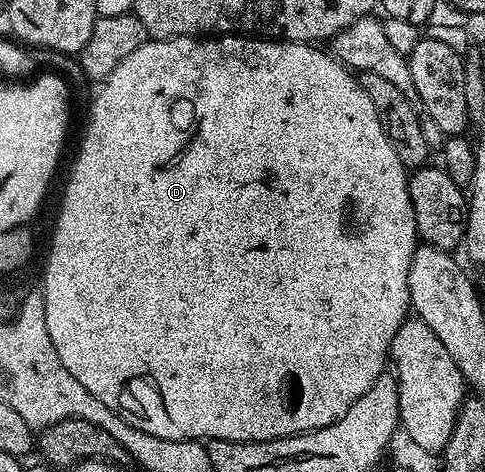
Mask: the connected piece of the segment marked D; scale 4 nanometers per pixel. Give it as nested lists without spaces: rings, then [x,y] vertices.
[[[208,35],[208,36],[205,36],[205,37],[161,37],[161,38],[159,38],[159,39],[149,39],[149,40],[147,40],[147,41],[145,41],[145,43],[144,43],[144,45],[143,45],[143,46],[142,46],[142,47],[138,47],[138,51],[130,51],[130,55],[126,55],[126,59],[122,59],[122,63],[118,63],[118,67],[114,67],[114,71],[110,71],[110,75],[109,75],[109,76],[108,76],[108,77],[106,77],[106,78],[104,78],[104,80],[103,80],[103,82],[102,82],[102,84],[101,84],[101,85],[100,85],[100,86],[99,86],[99,88],[97,88],[97,89],[100,89],[100,88],[101,88],[101,89],[100,89],[100,90],[98,90],[98,91],[97,91],[97,93],[96,93],[96,98],[94,98],[94,99],[93,99],[93,101],[92,101],[92,106],[90,106],[90,107],[89,107],[89,109],[88,109],[88,126],[86,126],[86,127],[85,127],[85,129],[84,129],[84,138],[82,138],[82,139],[81,139],[81,141],[80,141],[80,150],[78,150],[78,151],[77,151],[77,153],[76,153],[76,162],[74,162],[74,163],[73,163],[73,165],[72,165],[72,174],[70,174],[70,175],[69,175],[69,177],[68,177],[68,186],[66,186],[66,187],[65,187],[65,189],[64,189],[64,198],[62,198],[62,199],[61,199],[61,201],[60,201],[60,214],[58,214],[58,215],[57,215],[57,217],[56,217],[56,230],[54,230],[54,231],[53,231],[53,233],[52,233],[52,250],[50,250],[50,251],[49,251],[49,253],[48,253],[48,262],[46,262],[46,263],[45,263],[45,265],[44,265],[44,267],[43,267],[43,266],[42,266],[42,274],[43,274],[43,286],[44,286],[44,306],[45,306],[45,307],[46,307],[46,331],[50,331],[50,343],[54,343],[54,351],[58,351],[58,359],[62,359],[62,367],[66,367],[66,371],[70,371],[70,375],[74,375],[74,379],[78,379],[78,383],[82,383],[82,387],[86,387],[86,391],[90,391],[90,395],[94,395],[94,399],[98,399],[98,403],[106,403],[106,407],[110,407],[110,411],[114,411],[114,412],[115,412],[115,413],[117,413],[117,414],[118,414],[118,415],[122,415],[122,419],[126,419],[126,423],[130,423],[130,427],[138,427],[138,431],[146,431],[146,435],[158,435],[158,439],[178,439],[178,440],[179,440],[179,441],[200,441],[200,440],[201,440],[201,439],[211,439],[211,440],[214,440],[214,441],[217,441],[217,440],[218,440],[218,439],[226,439],[226,440],[227,440],[227,441],[273,441],[273,439],[274,439],[274,438],[276,438],[276,437],[293,437],[293,436],[294,436],[294,435],[295,435],[295,434],[296,434],[296,433],[308,433],[308,432],[309,432],[309,431],[311,431],[311,430],[312,430],[312,429],[321,429],[321,428],[322,428],[322,427],[326,427],[326,426],[327,426],[327,425],[332,425],[332,424],[334,424],[334,423],[335,423],[335,421],[337,421],[337,420],[338,420],[338,419],[342,419],[342,415],[346,415],[346,411],[350,411],[350,407],[354,407],[354,403],[358,403],[358,399],[362,399],[362,395],[366,395],[366,391],[370,391],[370,387],[374,387],[374,383],[375,383],[375,382],[376,382],[376,381],[377,381],[377,379],[379,379],[379,377],[381,377],[381,375],[382,375],[382,374],[383,374],[383,373],[384,373],[384,372],[385,372],[385,369],[384,369],[384,364],[386,364],[386,363],[387,363],[387,364],[389,364],[389,361],[390,361],[390,354],[391,354],[391,352],[392,352],[392,340],[393,340],[393,339],[394,339],[394,335],[395,335],[395,334],[396,334],[396,333],[397,333],[397,331],[398,331],[398,330],[399,330],[399,329],[400,329],[400,328],[402,328],[402,327],[403,327],[403,325],[404,325],[404,323],[405,323],[405,321],[407,321],[407,320],[409,320],[409,317],[410,317],[410,287],[409,287],[409,286],[408,286],[408,284],[409,284],[409,283],[410,283],[410,263],[411,263],[411,262],[412,262],[412,260],[413,260],[413,259],[414,259],[414,251],[415,251],[415,250],[416,250],[416,247],[417,247],[417,244],[418,244],[418,234],[417,234],[417,231],[416,231],[416,220],[415,220],[415,219],[414,219],[414,207],[413,207],[413,206],[412,206],[412,204],[411,204],[411,203],[410,203],[410,191],[409,191],[409,190],[408,190],[408,178],[409,178],[409,176],[410,176],[410,173],[409,173],[409,170],[407,170],[407,169],[405,169],[405,167],[404,167],[404,164],[403,164],[403,163],[402,163],[402,159],[398,159],[398,151],[394,151],[394,147],[393,147],[393,146],[392,146],[392,140],[391,140],[391,139],[390,139],[390,138],[388,138],[388,135],[387,135],[387,133],[385,133],[385,131],[384,131],[384,124],[382,124],[382,123],[381,123],[381,122],[380,122],[380,120],[379,120],[379,119],[378,119],[378,111],[374,111],[374,103],[370,103],[370,95],[366,95],[366,91],[362,91],[362,87],[361,87],[361,86],[360,86],[360,82],[359,82],[359,80],[358,80],[358,77],[357,77],[357,74],[356,74],[356,73],[355,73],[355,72],[353,72],[353,70],[351,70],[351,69],[349,69],[349,68],[348,68],[348,66],[346,66],[346,65],[343,65],[343,64],[342,64],[342,62],[340,62],[340,61],[337,61],[337,60],[336,60],[336,58],[335,58],[335,56],[333,56],[333,54],[332,54],[332,53],[331,53],[331,52],[328,52],[328,51],[325,51],[325,53],[323,53],[323,51],[322,51],[322,50],[320,50],[320,49],[323,49],[323,48],[320,48],[320,47],[317,47],[317,46],[316,46],[316,45],[315,45],[315,44],[312,44],[312,43],[305,43],[305,42],[303,42],[303,41],[282,41],[282,40],[279,40],[279,39],[257,39],[257,38],[256,38],[256,37],[255,37],[255,36],[252,36],[252,35]]]

